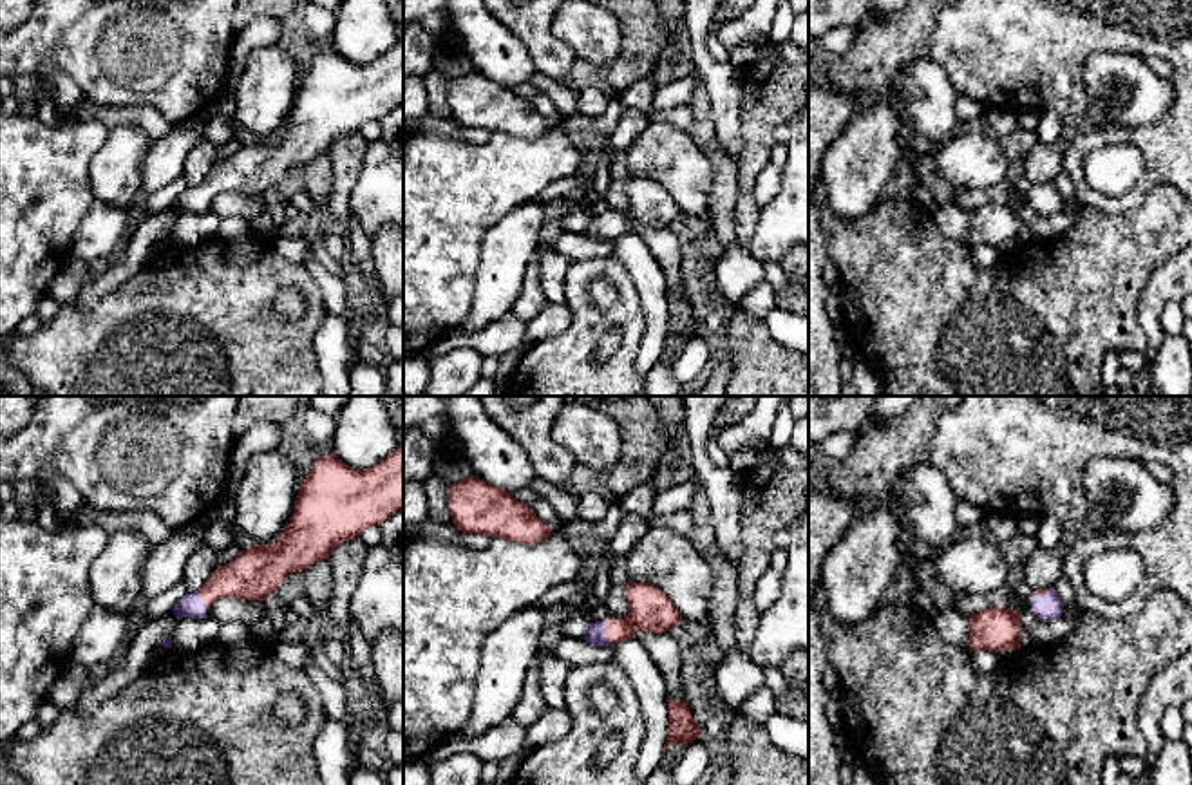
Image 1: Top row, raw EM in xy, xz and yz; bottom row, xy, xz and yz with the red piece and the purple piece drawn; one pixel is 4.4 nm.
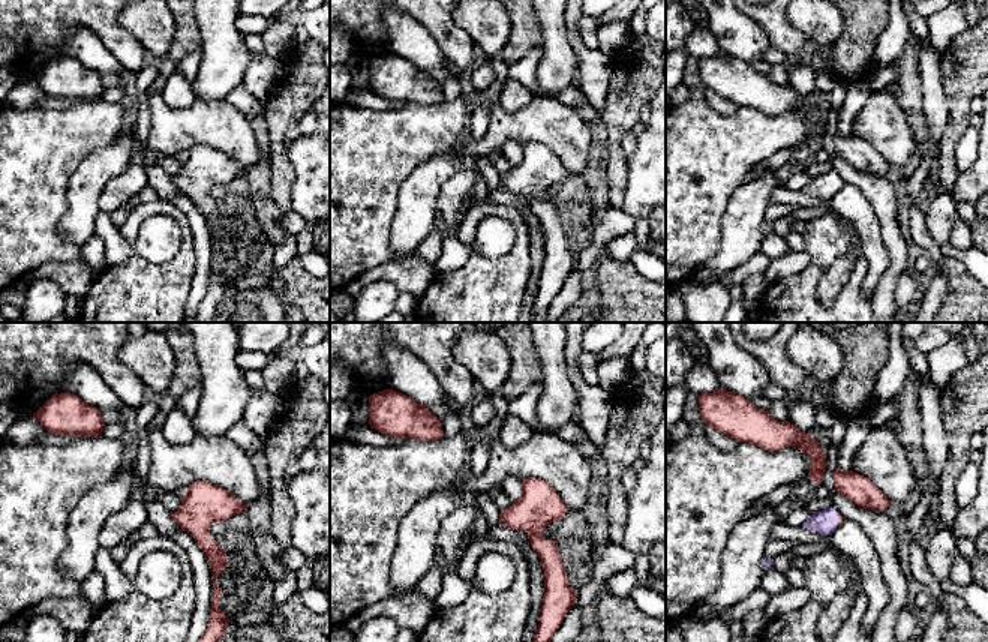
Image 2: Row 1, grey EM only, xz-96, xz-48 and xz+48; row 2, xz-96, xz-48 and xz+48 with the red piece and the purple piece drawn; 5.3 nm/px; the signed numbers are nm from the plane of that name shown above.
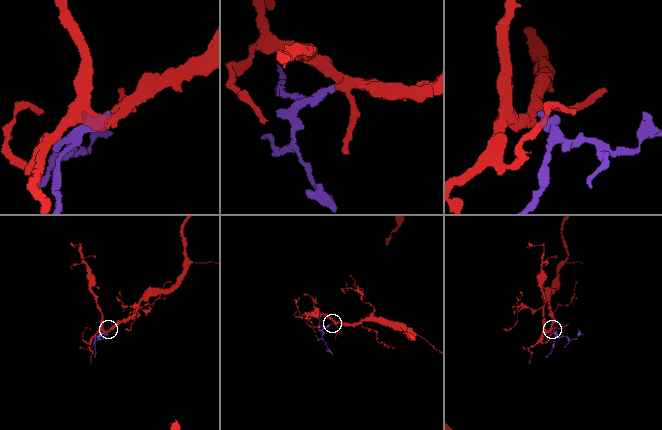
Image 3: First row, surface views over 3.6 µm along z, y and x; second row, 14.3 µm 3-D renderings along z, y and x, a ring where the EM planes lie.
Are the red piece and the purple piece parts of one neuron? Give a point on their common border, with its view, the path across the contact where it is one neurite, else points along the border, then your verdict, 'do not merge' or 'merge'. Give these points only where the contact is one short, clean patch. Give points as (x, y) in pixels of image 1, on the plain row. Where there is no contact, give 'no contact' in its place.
xz (606, 228) | across xz (652, 205), (626, 223), (606, 228), (596, 230) | merge

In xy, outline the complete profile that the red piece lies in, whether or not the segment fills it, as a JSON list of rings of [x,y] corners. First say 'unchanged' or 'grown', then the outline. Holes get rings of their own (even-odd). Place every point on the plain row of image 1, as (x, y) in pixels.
grown; [[[398,40],[385,54],[367,65],[356,65],[329,47],[318,52],[302,76],[293,110],[277,137],[257,139],[242,145],[233,156],[217,163],[199,186],[184,188],[172,204],[181,215],[201,215],[206,203],[222,192],[264,195],[277,186],[293,166],[304,166],[311,159],[327,154],[331,145],[353,132],[360,132],[369,121],[380,121],[391,109],[403,103],[403,40]]]

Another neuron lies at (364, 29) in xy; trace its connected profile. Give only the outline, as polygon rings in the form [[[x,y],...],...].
[[[344,0],[335,9],[331,47],[356,65],[367,65],[398,42],[398,22],[387,0]]]

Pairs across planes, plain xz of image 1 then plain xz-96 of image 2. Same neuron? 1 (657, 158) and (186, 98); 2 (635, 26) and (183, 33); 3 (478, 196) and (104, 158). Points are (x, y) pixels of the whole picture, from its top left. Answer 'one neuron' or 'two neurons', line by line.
1: two neurons
2: one neuron
3: two neurons

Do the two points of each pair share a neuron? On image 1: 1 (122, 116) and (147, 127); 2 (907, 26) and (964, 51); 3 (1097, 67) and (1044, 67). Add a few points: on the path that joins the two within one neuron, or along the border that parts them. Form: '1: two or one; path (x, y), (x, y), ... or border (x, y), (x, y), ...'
1: one; path (127, 116), (136, 116), (141, 122)
2: two; border (937, 18), (928, 56)
3: two; border (1120, 51), (1098, 51), (1080, 67)

